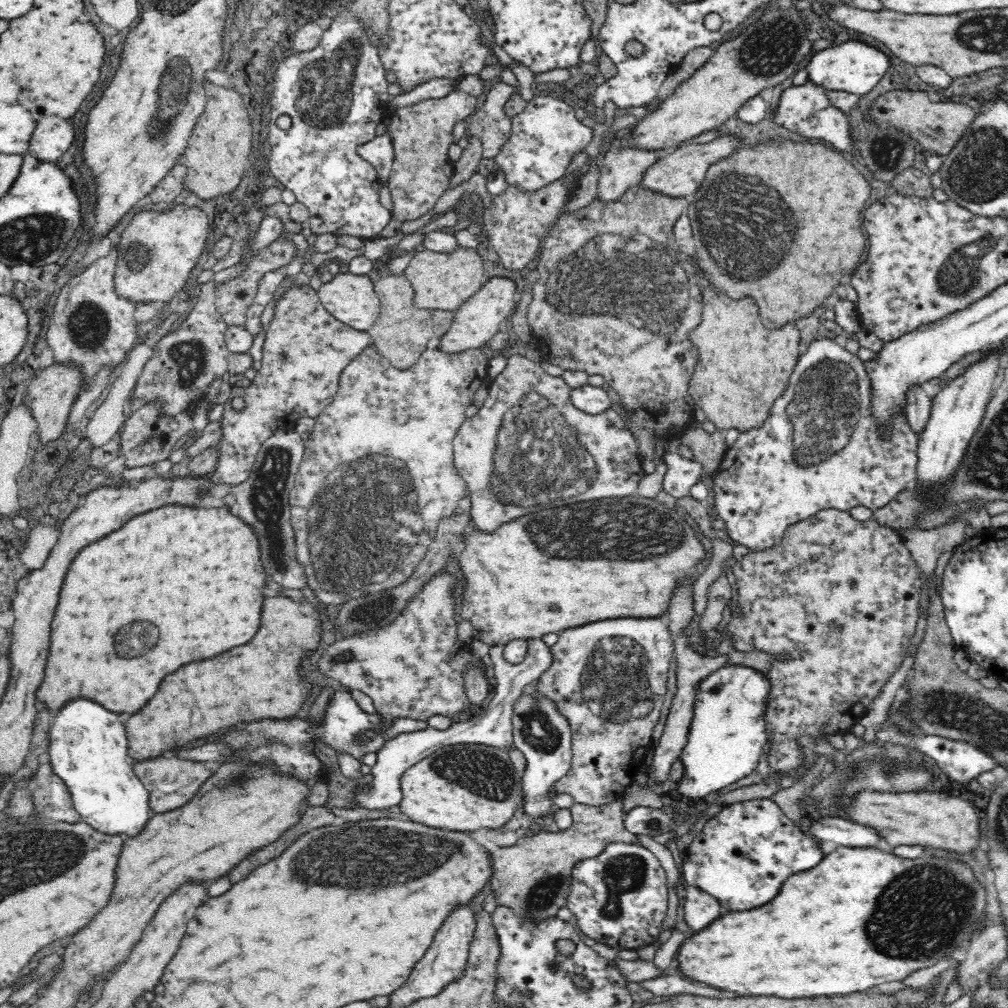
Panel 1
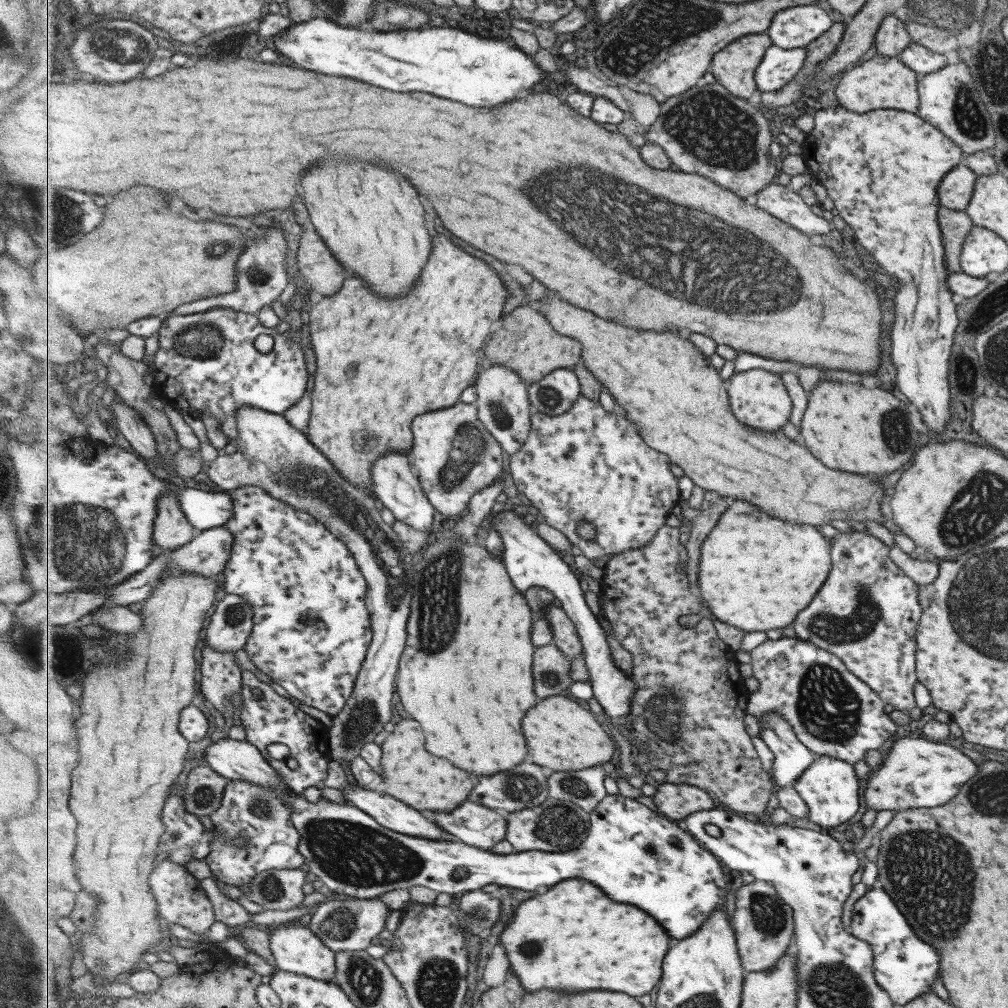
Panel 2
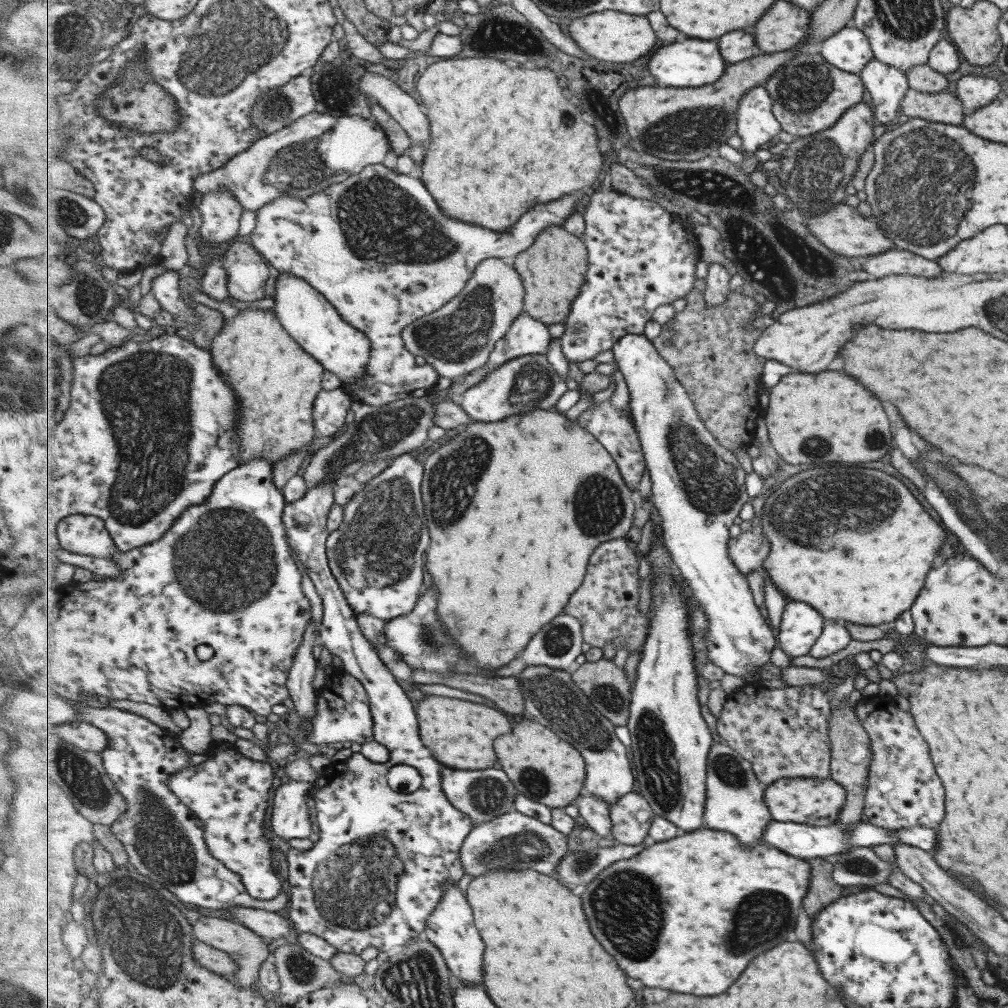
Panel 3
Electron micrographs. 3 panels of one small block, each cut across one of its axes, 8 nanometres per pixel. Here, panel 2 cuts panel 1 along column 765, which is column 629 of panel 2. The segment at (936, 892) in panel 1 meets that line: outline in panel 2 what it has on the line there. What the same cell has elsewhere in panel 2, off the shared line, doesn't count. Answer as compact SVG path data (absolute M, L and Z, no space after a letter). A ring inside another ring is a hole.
M587 880L557 884L547 894L521 902L516 912L517 918L499 940L507 950L511 970L527 992L613 990L643 996L661 982L663 960L671 944L669 932L643 910L613 902ZM553 918L559 918L559 924Z

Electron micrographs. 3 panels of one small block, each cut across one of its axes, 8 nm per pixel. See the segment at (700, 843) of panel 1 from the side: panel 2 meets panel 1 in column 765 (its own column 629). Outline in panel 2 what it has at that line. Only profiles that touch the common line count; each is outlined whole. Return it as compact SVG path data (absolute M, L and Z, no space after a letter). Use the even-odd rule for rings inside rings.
M227 736L208 746L204 755L206 764L221 776L229 780L247 780L267 785L285 799L285 803L291 807L293 825L301 833L300 851L305 855L305 864L335 894L371 899L399 888L409 890L414 886L424 886L458 898L487 884L497 884L501 889L533 890L539 886L555 886L569 878L583 878L599 886L611 900L619 904L633 904L651 914L655 920L659 920L661 926L665 926L669 936L677 941L693 937L713 912L723 910L727 904L727 878L718 856L706 849L684 825L654 812L637 798L626 798L619 793L607 795L599 807L590 812L592 829L576 850L564 853L527 851L502 855L469 846L459 840L429 840L395 832L379 824L368 812L347 802L336 804L321 797L313 803L305 796L293 796L293 792L285 788L283 776L269 764L263 751L259 746L253 745L251 740L242 741Z

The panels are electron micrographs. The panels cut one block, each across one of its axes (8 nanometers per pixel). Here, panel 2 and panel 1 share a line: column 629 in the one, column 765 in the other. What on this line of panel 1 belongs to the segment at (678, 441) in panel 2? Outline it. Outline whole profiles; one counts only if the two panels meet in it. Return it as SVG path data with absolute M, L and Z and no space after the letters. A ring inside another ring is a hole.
M712 286L700 289L700 297L700 321L694 330L688 332L688 339L698 349L698 360L688 382L692 402L702 408L717 428L737 428L740 431L760 428L770 413L774 400L788 384L788 378L799 356L800 333L790 323L782 325L780 329L766 328L761 321L759 308L752 298L732 300L721 289Z

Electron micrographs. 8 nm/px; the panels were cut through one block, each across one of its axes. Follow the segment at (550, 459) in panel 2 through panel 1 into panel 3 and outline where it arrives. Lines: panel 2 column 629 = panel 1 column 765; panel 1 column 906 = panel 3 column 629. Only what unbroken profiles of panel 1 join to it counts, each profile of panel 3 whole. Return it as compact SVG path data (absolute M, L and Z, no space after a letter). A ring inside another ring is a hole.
M612 397L600 403L593 404L593 406L594 409L587 409L587 411L582 412L578 420L582 424L582 427L592 432L597 437L597 440L605 445L605 448L613 456L613 460L617 461L617 466L619 466L619 472L621 472L623 480L625 480L631 489L635 490L639 482L641 482L645 470L648 470L648 468L647 461L645 461L645 451L633 419L624 410L619 410L612 404Z

